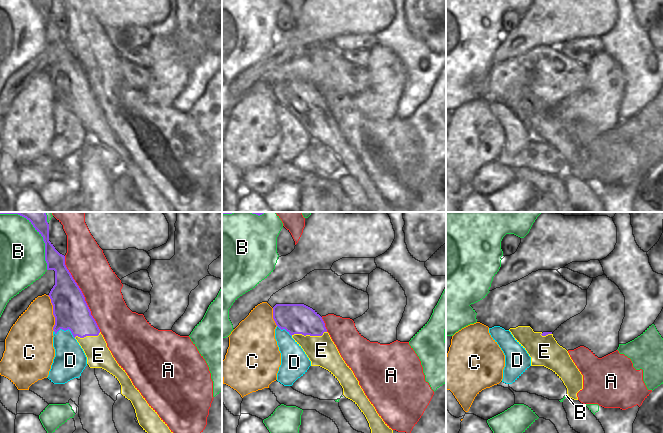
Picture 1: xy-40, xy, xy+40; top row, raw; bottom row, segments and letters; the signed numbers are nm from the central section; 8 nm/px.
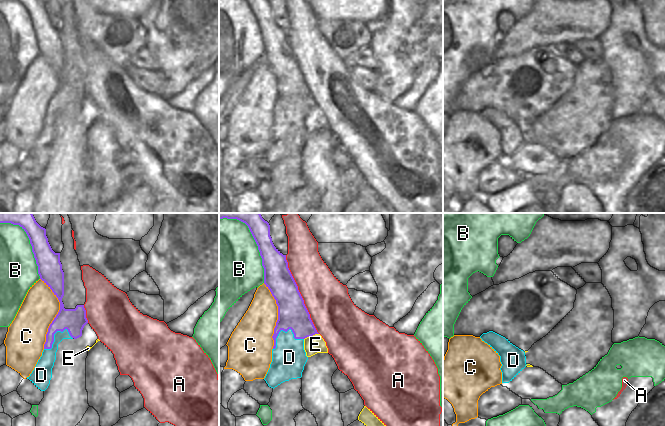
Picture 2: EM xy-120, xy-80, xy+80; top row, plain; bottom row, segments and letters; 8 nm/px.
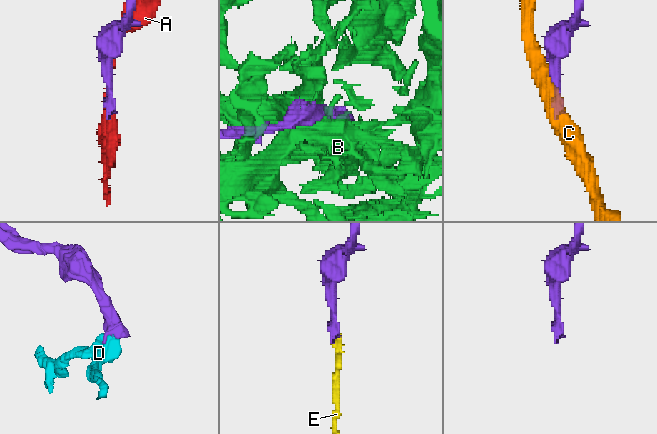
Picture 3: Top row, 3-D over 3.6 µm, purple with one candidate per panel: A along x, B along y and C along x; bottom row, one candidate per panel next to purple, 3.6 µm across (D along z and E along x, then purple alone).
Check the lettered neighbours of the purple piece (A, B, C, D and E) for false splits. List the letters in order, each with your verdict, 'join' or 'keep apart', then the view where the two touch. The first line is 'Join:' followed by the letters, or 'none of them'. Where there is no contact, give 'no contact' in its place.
Join: E
A: keep apart; meets purple in xy-40
B: keep apart; meets purple in xy-40
C: keep apart; meets purple in xy-40
D: keep apart; meets purple in xy-40
E: join; meets purple in xy

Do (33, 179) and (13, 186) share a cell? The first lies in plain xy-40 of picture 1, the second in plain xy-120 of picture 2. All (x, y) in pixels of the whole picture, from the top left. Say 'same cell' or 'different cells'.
same cell

